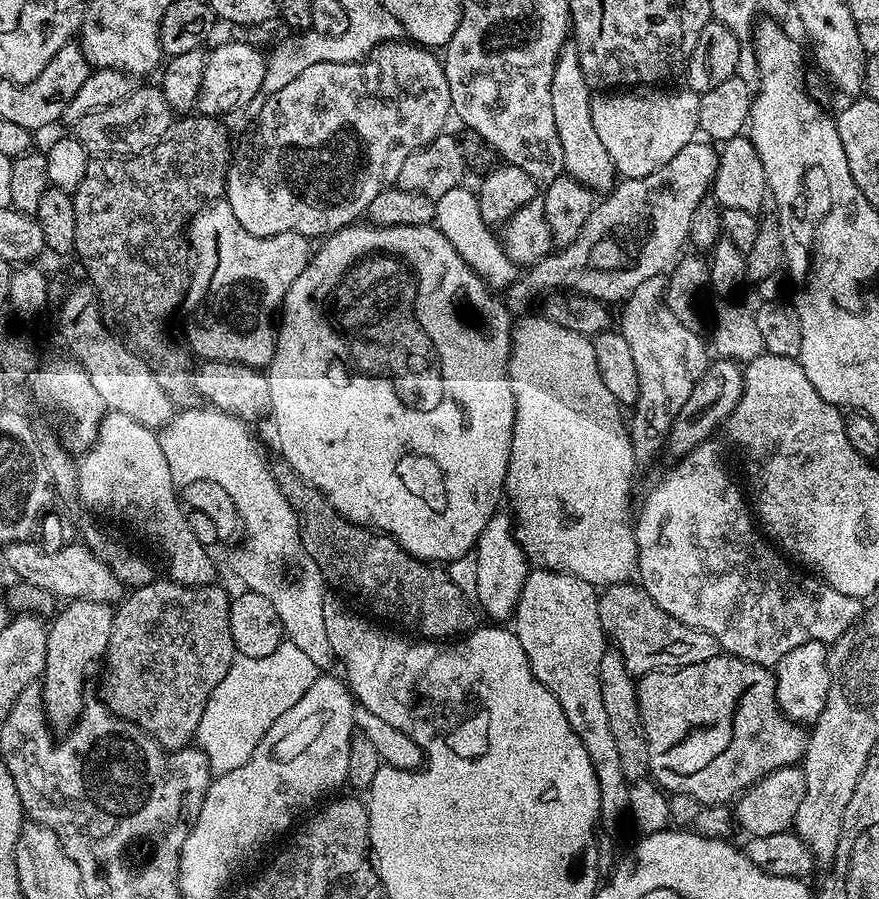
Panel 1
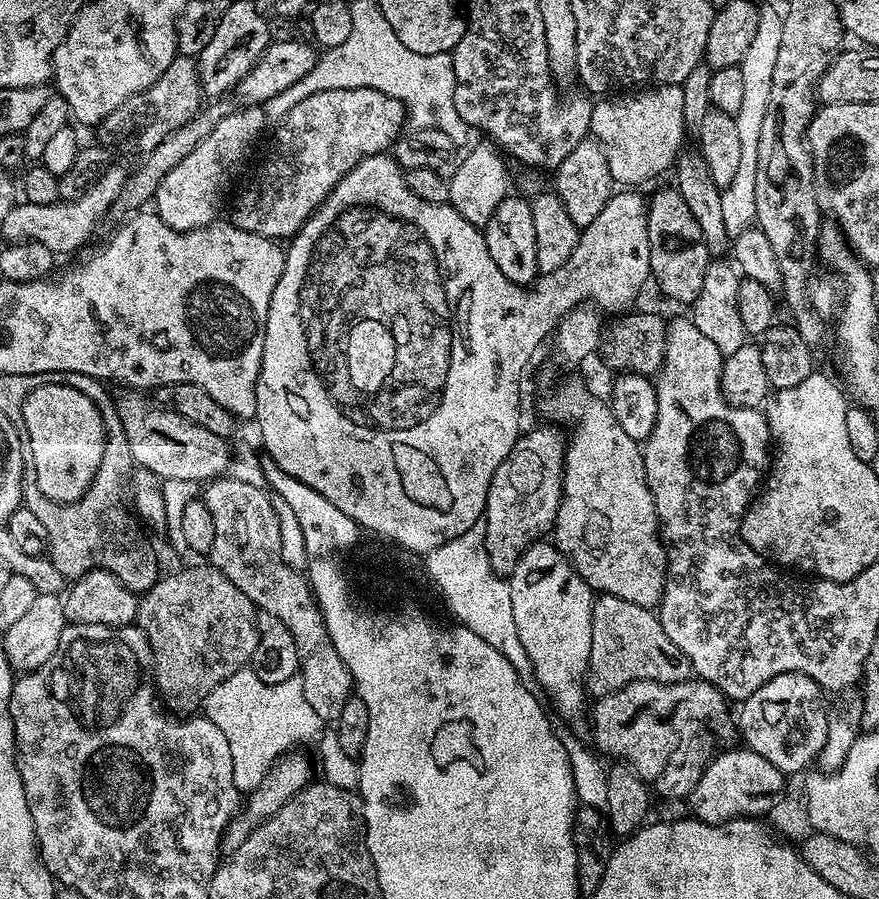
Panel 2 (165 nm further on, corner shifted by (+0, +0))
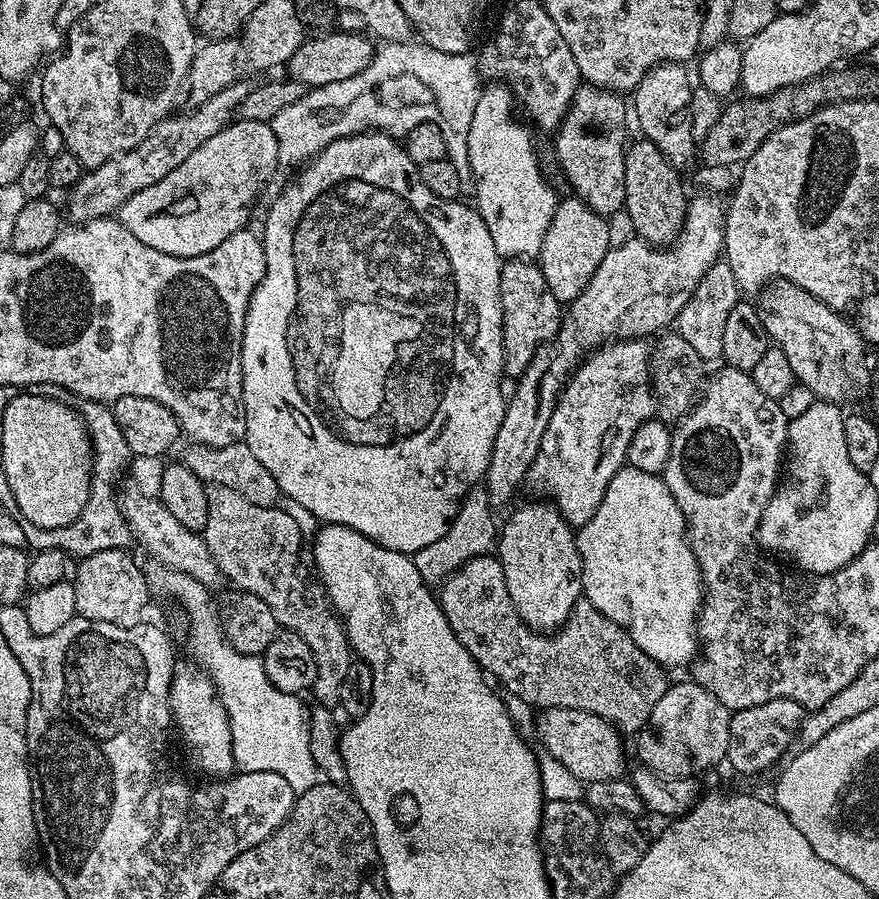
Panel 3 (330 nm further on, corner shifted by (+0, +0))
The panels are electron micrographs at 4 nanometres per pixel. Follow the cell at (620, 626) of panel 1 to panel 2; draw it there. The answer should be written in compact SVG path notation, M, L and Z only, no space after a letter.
M597 595L592 602L592 629L590 630L590 662L586 688L593 697L599 698L622 690L630 682L653 680L659 684L677 684L693 675L692 667L687 658L670 642L666 630L662 630L659 615L653 609L643 608L634 602L626 602L626 598L617 596Z

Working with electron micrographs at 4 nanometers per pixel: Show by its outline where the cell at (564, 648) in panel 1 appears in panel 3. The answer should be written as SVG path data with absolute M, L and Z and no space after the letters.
M540 502L544 504L524 504L508 521L503 521L502 527L498 532L498 559L502 570L506 574L506 590L510 590L510 598L514 598L514 606L518 610L518 614L527 623L529 628L534 628L538 632L545 634L555 633L562 625L568 620L568 616L574 610L577 600L581 599L584 583L582 582L582 558L580 557L580 551L576 545L576 532L572 525L568 524L562 518L562 514L556 507L548 502Z

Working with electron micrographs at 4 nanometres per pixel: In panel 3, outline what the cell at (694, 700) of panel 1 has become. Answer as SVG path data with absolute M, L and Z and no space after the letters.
M545 708L539 713L540 740L544 743L544 752L553 756L571 774L583 781L585 785L594 782L610 782L621 779L624 772L624 744L621 733L615 726L606 723L596 714L586 710L569 708Z

